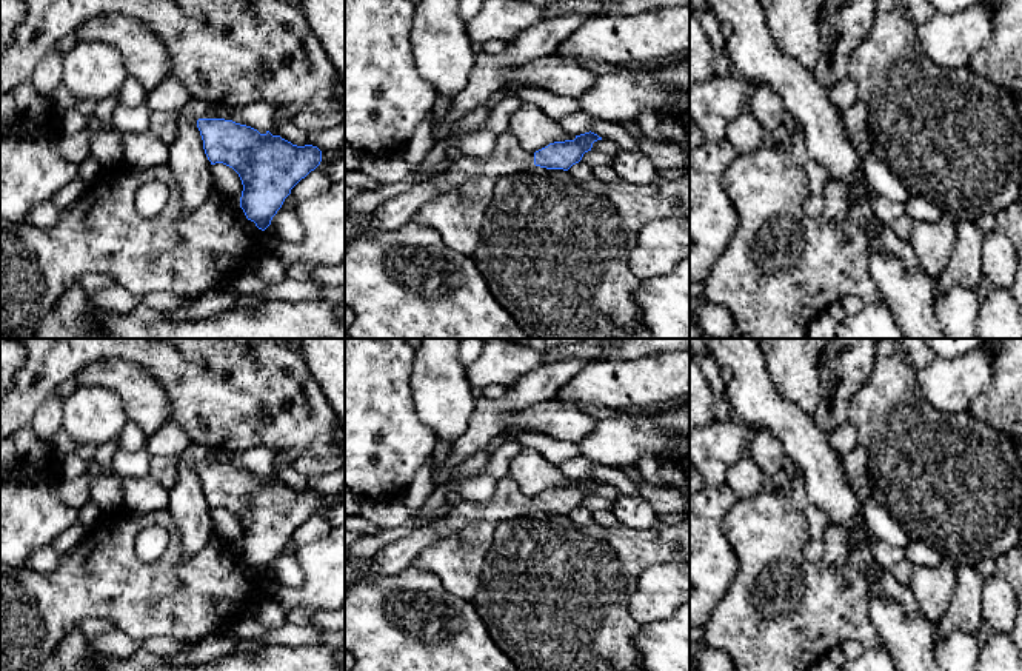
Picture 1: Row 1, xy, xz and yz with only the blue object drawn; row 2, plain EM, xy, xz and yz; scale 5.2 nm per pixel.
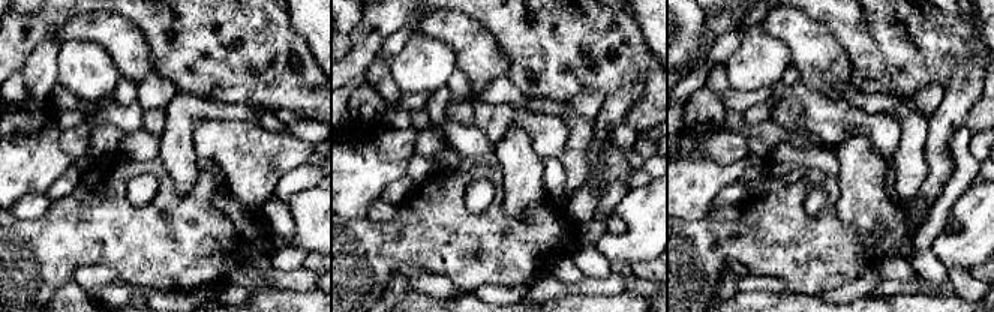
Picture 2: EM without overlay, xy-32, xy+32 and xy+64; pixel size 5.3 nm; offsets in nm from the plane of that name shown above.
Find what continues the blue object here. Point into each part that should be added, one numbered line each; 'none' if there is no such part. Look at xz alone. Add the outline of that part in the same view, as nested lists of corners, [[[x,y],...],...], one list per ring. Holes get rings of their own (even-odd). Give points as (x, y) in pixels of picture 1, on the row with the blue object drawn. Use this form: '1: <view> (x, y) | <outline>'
1: xz (508, 157) | [[[506,131],[497,135],[494,151],[488,159],[460,155],[453,160],[445,174],[416,183],[406,192],[383,202],[371,214],[371,226],[376,229],[399,229],[434,197],[457,189],[471,179],[491,177],[497,180],[509,174],[531,171],[534,166],[534,152],[525,151],[519,140]]]

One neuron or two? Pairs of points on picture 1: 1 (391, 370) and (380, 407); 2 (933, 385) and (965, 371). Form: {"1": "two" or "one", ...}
{"1": "one", "2": "one"}

